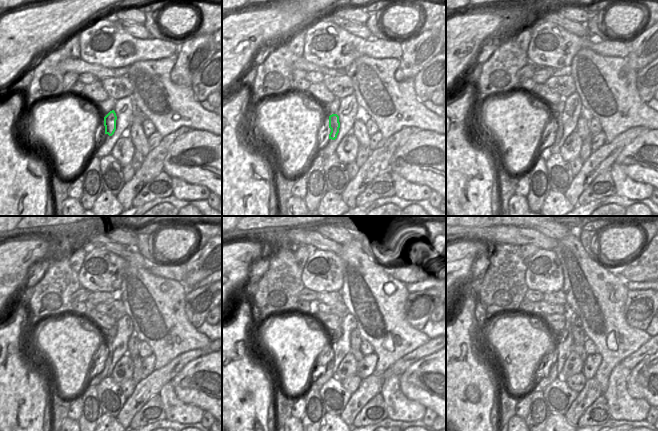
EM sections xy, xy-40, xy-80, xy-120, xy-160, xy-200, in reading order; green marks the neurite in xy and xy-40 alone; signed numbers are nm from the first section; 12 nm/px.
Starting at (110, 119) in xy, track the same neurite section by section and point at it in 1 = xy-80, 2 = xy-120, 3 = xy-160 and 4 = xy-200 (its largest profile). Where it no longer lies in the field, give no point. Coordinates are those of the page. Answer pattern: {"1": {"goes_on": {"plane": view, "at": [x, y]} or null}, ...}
{"1": {"goes_on": {"plane": "xy-80", "at": [558, 134]}}, "2": {"goes_on": {"plane": "xy-120", "at": [103, 373]}}, "3": {"goes_on": {"plane": "xy-160", "at": [327, 374]}}, "4": {"goes_on": {"plane": "xy-200", "at": [543, 382]}}}

